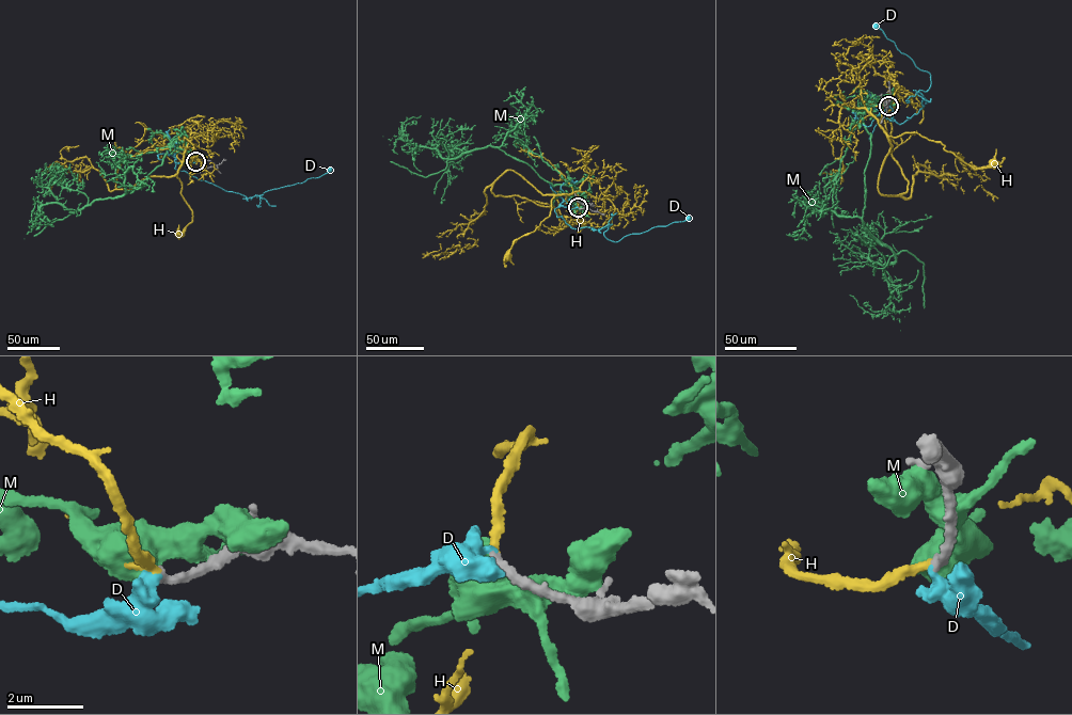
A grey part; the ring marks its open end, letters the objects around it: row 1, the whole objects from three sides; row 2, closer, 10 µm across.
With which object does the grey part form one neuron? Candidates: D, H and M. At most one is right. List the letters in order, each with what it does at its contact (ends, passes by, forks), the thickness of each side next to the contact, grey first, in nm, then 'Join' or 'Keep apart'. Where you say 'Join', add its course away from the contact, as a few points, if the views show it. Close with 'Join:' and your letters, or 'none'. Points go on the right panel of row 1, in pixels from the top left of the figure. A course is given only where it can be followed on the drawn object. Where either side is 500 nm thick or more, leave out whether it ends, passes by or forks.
D: It ends there. Thickness 240 nm (grey) against 480 nm. Keep apart
H: It ends there. Thickness 240 nm (grey) against 260 nm. Join. Its course: (888, 106), (882, 104), (871, 110), (889, 136), (916, 131), (938, 141), (944, 149), (975, 169), (993, 163)
M: Thickness 240 nm (grey) against 550 nm. Keep apart
Join: H

